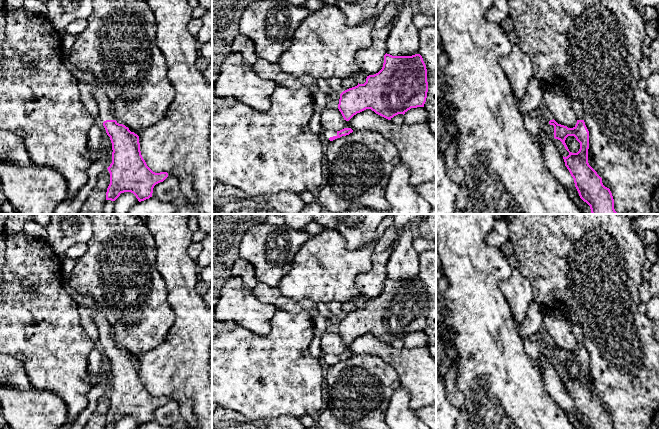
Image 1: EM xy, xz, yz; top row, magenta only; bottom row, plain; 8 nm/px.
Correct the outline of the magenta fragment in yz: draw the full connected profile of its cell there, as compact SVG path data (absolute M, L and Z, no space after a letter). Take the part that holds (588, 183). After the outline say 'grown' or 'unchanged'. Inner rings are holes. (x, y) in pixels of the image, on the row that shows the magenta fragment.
M573 101L571 105L577 118L577 123L573 128L558 124L554 119L549 121L549 124L554 126L554 138L560 140L565 149L569 152L567 157L563 156L565 166L574 179L575 187L580 198L590 206L592 214L618 214L614 209L614 199L610 189L603 185L602 178L588 163L589 131L583 120L584 113L582 103L580 101ZM568 136L574 136L580 143L580 149L577 153L569 151L565 143Z | grown

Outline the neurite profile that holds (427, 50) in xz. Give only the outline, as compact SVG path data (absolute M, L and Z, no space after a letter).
M428 26L418 32L419 54L427 69L428 92L424 109L427 112L427 124L436 137L436 26Z

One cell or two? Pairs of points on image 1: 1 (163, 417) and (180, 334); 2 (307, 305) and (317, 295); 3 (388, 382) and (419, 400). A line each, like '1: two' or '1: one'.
1: two
2: two
3: two

